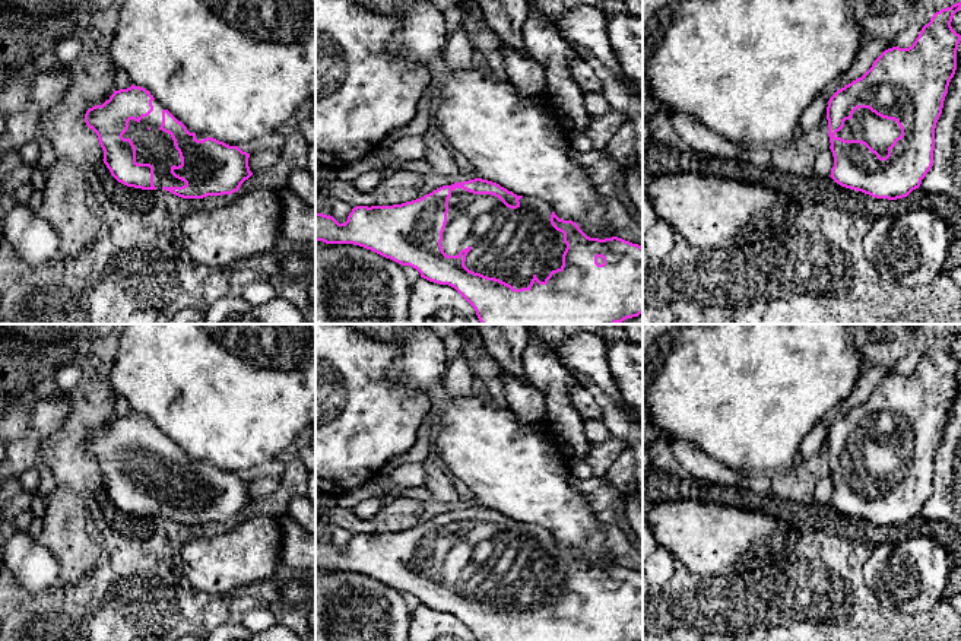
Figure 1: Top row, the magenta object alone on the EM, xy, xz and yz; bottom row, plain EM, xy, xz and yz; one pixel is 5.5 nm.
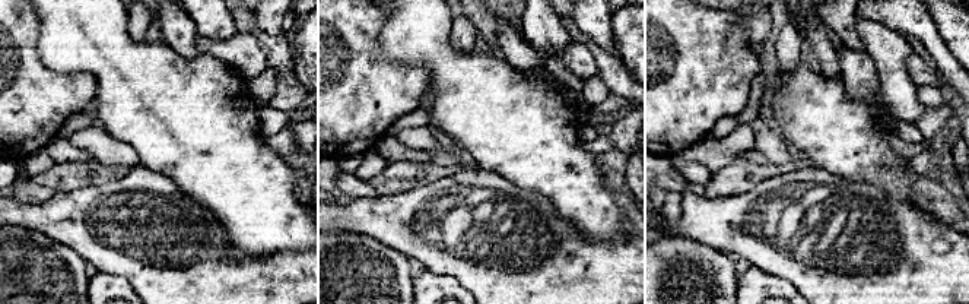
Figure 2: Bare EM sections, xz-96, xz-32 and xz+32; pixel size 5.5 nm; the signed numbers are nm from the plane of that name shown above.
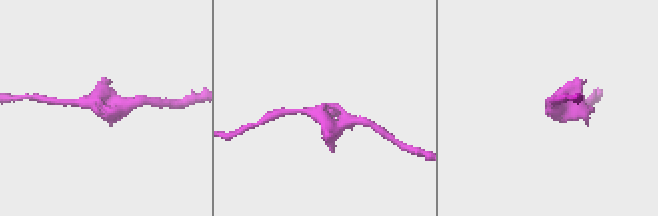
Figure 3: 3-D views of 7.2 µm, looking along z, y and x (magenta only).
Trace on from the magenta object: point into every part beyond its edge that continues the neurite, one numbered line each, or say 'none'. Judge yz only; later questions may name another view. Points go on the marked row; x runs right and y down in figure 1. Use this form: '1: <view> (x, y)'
1: yz (879, 133)

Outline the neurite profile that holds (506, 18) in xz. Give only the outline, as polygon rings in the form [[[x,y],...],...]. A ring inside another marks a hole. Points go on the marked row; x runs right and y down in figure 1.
[[[475,0],[485,20],[498,38],[520,55],[529,55],[523,41],[523,25],[529,13],[529,0]]]

